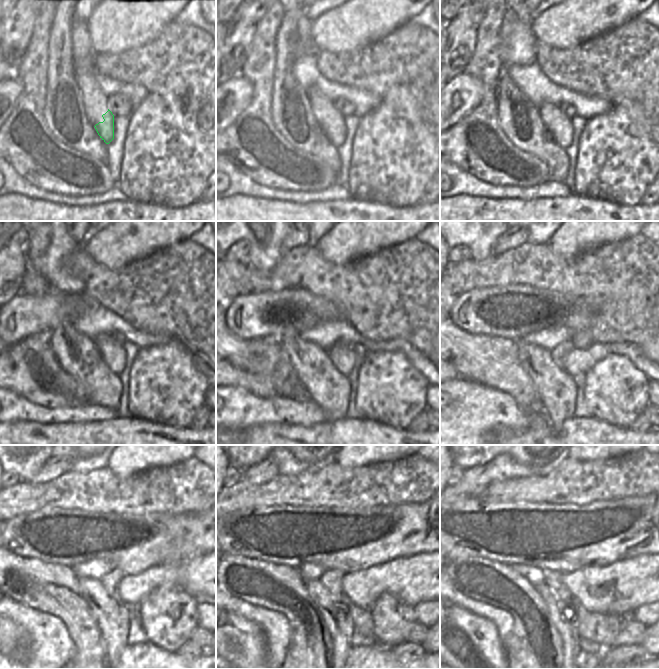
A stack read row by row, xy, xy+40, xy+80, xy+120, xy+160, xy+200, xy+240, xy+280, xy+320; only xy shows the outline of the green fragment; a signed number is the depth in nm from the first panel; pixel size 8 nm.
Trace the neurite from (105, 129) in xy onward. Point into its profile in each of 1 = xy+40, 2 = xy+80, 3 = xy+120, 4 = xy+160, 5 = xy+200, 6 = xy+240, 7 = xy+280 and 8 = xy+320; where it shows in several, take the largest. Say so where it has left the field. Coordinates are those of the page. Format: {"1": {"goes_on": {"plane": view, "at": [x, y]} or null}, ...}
{"1": {"goes_on": {"plane": "xy+40", "at": [335, 129]}}, "2": {"goes_on": {"plane": "xy+80", "at": [560, 128]}}, "3": {"goes_on": {"plane": "xy+120", "at": [113, 352]}}, "4": {"goes_on": {"plane": "xy+160", "at": [343, 358]}}, "5": {"goes_on": {"plane": "xy+200", "at": [577, 361]}}, "6": {"goes_on": {"plane": "xy+240", "at": [195, 577]}}, "7": {"goes_on": {"plane": "xy+280", "at": [419, 578]}}, "8": {"goes_on": {"plane": "xy+320", "at": [619, 588]}}}

